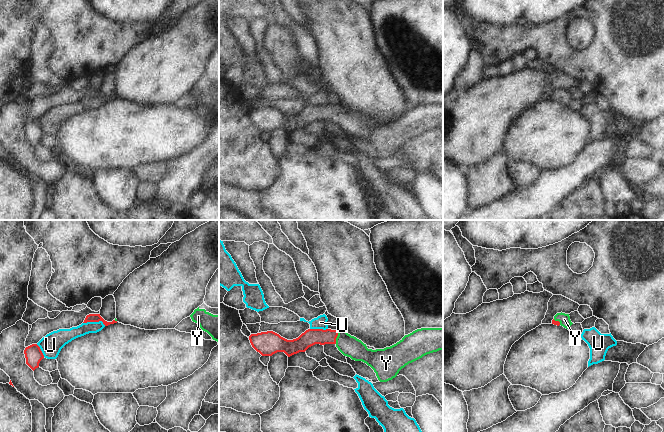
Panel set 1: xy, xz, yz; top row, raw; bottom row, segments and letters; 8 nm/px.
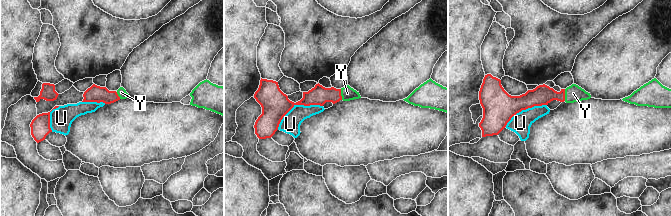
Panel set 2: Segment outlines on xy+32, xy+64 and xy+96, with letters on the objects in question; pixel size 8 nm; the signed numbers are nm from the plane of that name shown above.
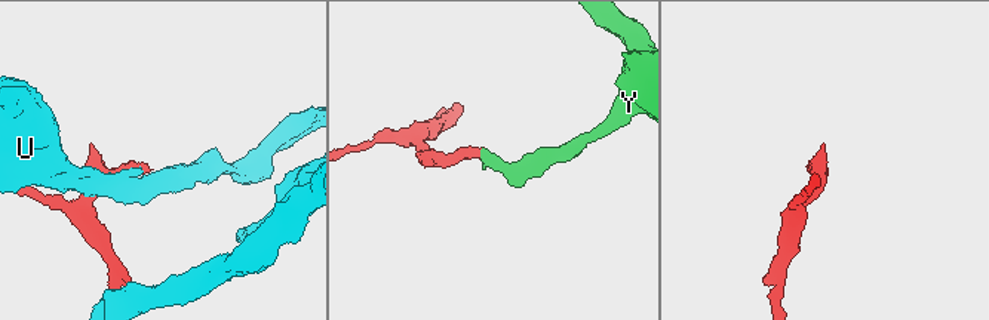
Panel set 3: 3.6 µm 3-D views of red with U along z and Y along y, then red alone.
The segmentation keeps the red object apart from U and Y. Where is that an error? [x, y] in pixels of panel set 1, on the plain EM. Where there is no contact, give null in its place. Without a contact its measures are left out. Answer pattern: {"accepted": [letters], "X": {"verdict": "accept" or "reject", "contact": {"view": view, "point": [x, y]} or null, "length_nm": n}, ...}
{"accepted": ["Y"], "U": {"verdict": "reject", "contact": {"view": "xy", "point": [94, 97]}, "length_nm": 190}, "Y": {"verdict": "accept", "contact": {"view": "xz", "point": [337, 111]}, "length_nm": 120}}

